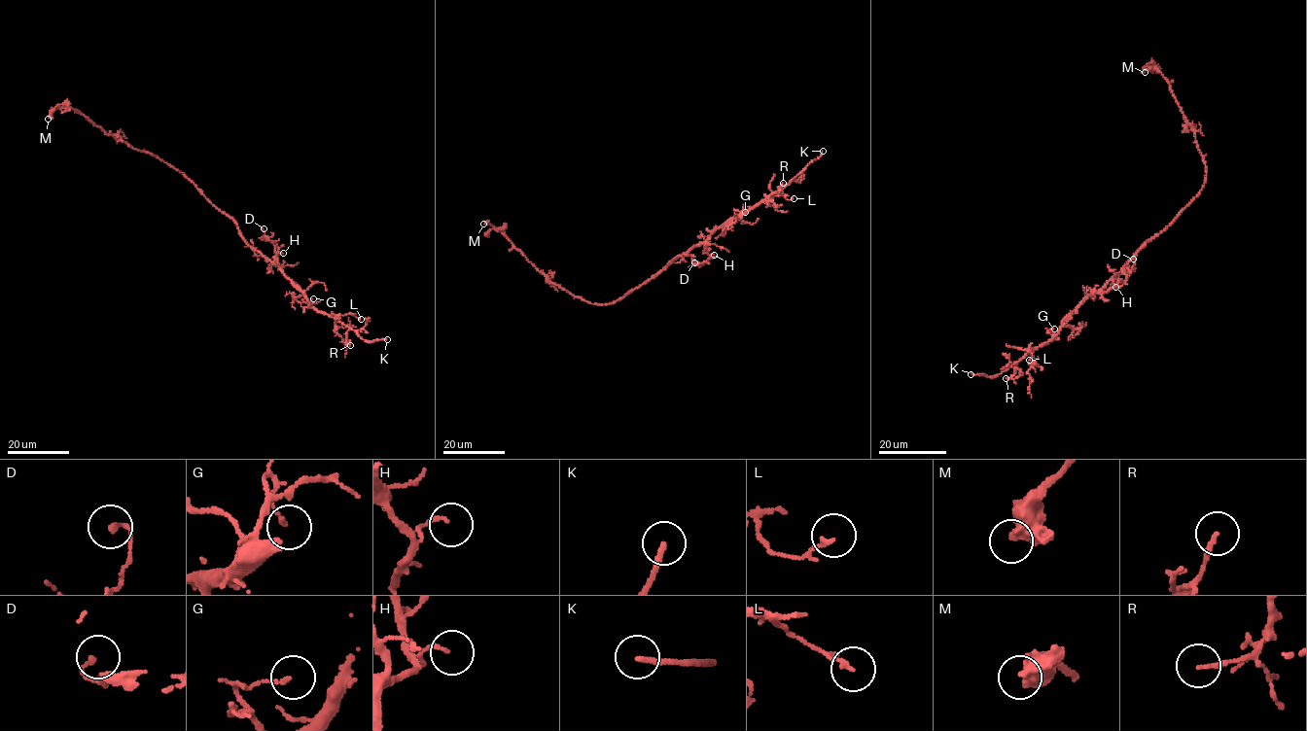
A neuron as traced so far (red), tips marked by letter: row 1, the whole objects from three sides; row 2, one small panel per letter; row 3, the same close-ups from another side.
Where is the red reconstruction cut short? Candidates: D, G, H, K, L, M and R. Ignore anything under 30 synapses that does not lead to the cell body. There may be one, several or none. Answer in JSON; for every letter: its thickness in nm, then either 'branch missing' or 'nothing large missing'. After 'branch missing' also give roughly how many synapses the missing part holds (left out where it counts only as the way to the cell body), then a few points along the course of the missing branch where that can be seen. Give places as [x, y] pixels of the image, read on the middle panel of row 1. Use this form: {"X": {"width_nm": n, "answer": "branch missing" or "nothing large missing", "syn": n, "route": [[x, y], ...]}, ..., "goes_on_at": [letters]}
{"D": {"width_nm": 150, "answer": "nothing large missing"}, "G": {"width_nm": 130, "answer": "nothing large missing"}, "H": {"width_nm": 110, "answer": "nothing large missing"}, "K": {"width_nm": 180, "answer": "branch missing"}, "L": {"width_nm": 140, "answer": "nothing large missing"}, "M": {"width_nm": 360, "answer": "nothing large missing"}, "R": {"width_nm": 130, "answer": "nothing large missing"}, "goes_on_at": ["K"]}

